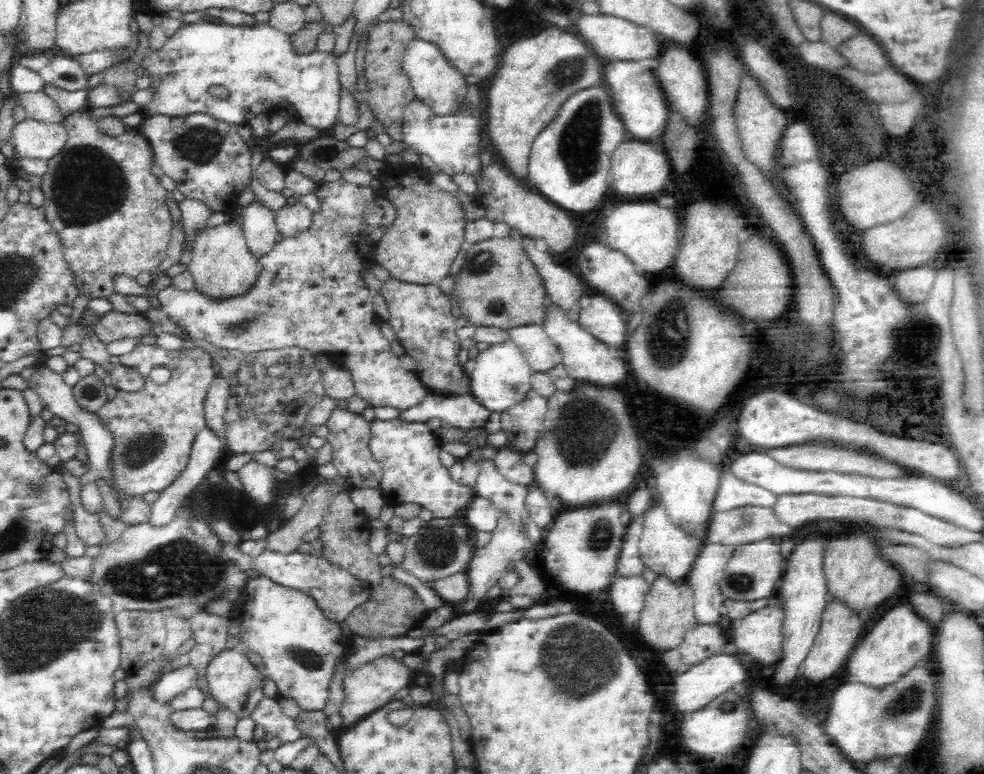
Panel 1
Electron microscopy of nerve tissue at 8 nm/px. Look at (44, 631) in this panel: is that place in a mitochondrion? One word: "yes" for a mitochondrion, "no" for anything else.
yes

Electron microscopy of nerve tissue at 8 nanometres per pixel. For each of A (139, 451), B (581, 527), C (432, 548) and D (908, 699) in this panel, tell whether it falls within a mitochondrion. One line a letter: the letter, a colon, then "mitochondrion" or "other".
A: mitochondrion
B: other
C: mitochondrion
D: mitochondrion

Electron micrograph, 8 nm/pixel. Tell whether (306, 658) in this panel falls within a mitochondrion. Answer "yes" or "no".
yes

